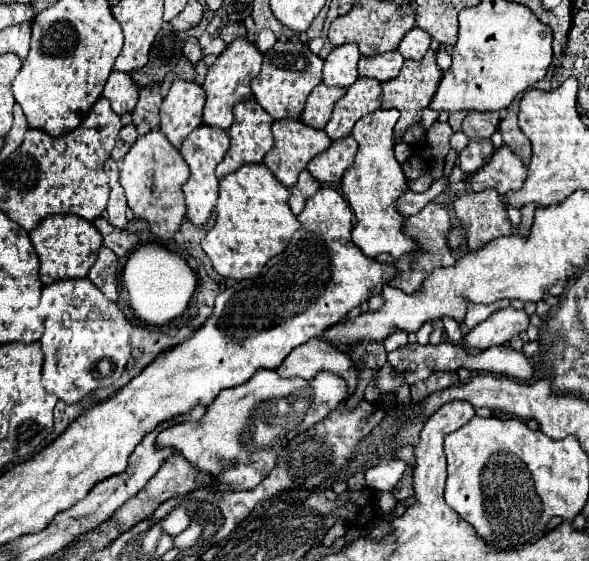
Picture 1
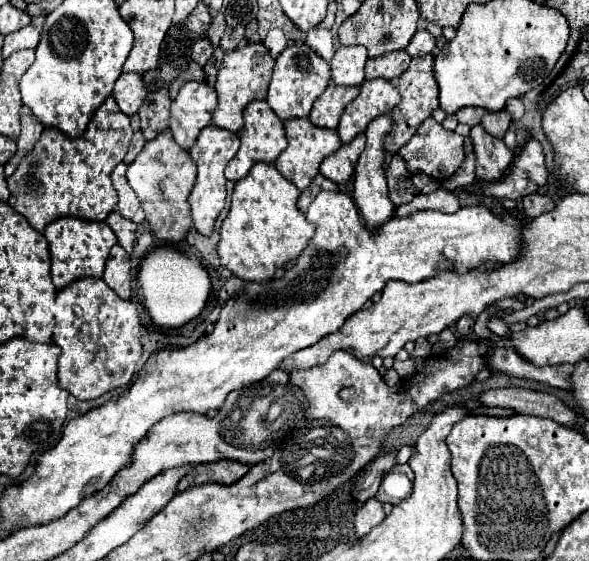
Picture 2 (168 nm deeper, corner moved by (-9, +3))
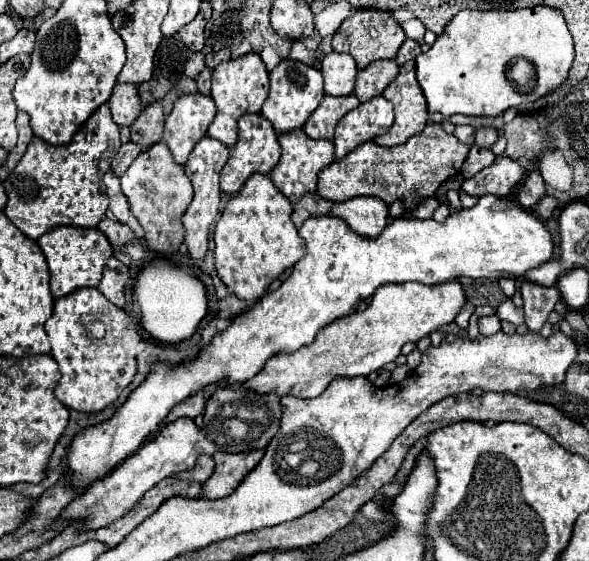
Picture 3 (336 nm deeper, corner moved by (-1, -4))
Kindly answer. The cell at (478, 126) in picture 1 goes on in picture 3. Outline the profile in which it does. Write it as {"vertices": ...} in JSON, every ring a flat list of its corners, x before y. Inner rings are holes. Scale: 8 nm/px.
{"vertices":[[481,127,481,129,475,131,475,145,477,147,489,149,497,139,499,139,499,133,495,129,491,129,491,127]]}

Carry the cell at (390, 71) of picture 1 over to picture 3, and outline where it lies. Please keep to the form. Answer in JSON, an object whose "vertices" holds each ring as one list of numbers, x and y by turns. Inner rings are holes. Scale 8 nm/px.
{"vertices":[[375,61,357,73,357,83,353,95,361,99,361,103,379,97,385,87,397,77,399,65,395,61]]}

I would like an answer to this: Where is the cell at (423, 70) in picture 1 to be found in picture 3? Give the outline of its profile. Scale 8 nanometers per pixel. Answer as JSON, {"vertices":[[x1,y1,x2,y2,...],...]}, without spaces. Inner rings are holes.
{"vertices":[[415,61,405,63,393,83,387,85,383,97,395,107,393,127,375,139,377,145,393,147,407,143,409,137,423,131,427,125,427,103,415,79]]}

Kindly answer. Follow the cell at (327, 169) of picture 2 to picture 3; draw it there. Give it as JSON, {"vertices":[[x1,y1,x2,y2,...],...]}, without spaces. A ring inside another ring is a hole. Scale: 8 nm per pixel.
{"vertices":[[431,123,403,145,379,147,373,141,359,145,347,157,333,161,319,173,317,193,333,203,343,203,359,195,383,199,387,205,393,201,403,201,405,209,411,213,423,199,433,197,443,181,461,171,467,153,469,147,465,143,459,143,455,135,445,133,439,123]]}

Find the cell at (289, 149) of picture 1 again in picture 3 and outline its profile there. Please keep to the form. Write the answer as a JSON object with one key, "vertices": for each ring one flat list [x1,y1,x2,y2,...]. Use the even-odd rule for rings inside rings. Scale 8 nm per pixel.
{"vertices":[[295,129,295,131,289,131,289,133,281,133,279,135,279,143,281,143,281,149,283,149,281,161,273,167,273,171,269,173,269,177,275,183,275,187,291,203,297,203,305,193,315,191,319,171,325,169,327,165,331,165,331,161,335,161,333,143,331,141,323,141,323,139,319,139,319,141,309,139,303,129]]}

